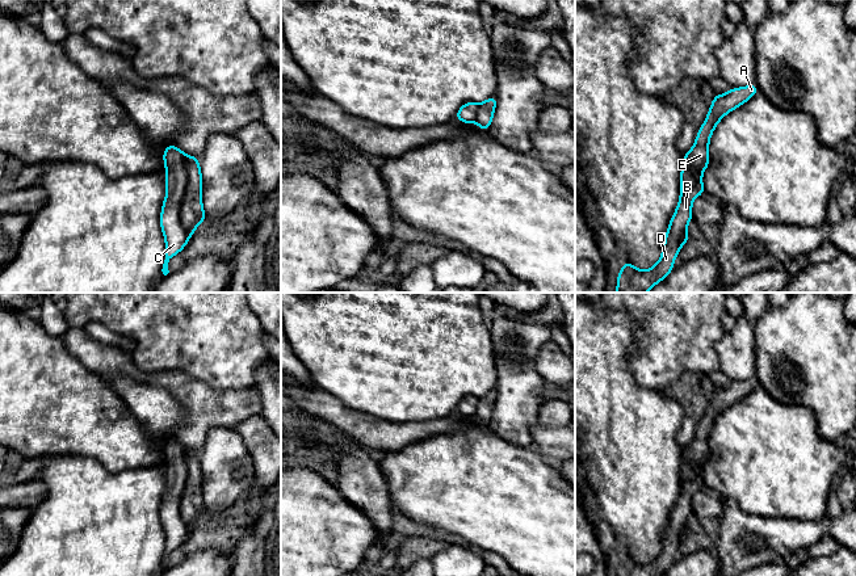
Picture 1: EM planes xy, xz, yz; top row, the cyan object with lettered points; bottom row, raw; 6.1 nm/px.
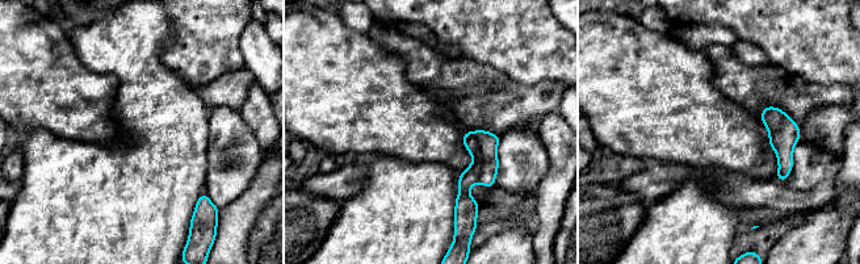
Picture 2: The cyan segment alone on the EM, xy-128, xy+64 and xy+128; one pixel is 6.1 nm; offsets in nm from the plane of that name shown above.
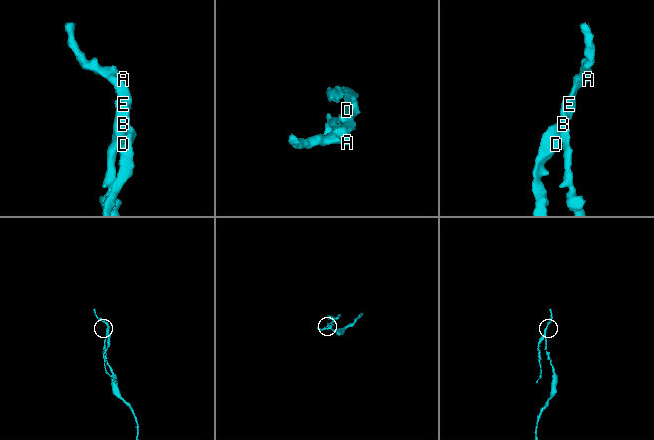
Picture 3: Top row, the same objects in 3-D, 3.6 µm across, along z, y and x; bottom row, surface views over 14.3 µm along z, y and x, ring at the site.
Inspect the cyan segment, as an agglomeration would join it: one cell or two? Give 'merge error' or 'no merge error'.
merge error

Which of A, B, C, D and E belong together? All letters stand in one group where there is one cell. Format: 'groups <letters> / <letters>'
groups A B D E / C

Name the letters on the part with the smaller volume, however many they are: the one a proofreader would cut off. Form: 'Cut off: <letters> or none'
Cut off: A, B, D, E

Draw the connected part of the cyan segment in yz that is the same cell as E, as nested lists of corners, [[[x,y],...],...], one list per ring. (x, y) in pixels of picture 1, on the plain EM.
[[[755,377],[747,381],[731,382],[725,388],[714,388],[695,438],[683,450],[683,459],[692,464],[693,478],[680,484],[680,493],[670,514],[659,555],[649,564],[639,564],[633,558],[625,555],[617,569],[617,576],[660,576],[674,564],[674,556],[680,545],[680,530],[693,513],[692,496],[696,491],[705,488],[702,466],[709,461],[710,430],[718,416],[727,407],[743,399],[756,387],[759,387],[759,382]]]

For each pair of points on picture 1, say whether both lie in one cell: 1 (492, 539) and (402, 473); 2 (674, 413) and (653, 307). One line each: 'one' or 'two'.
1: one
2: two

